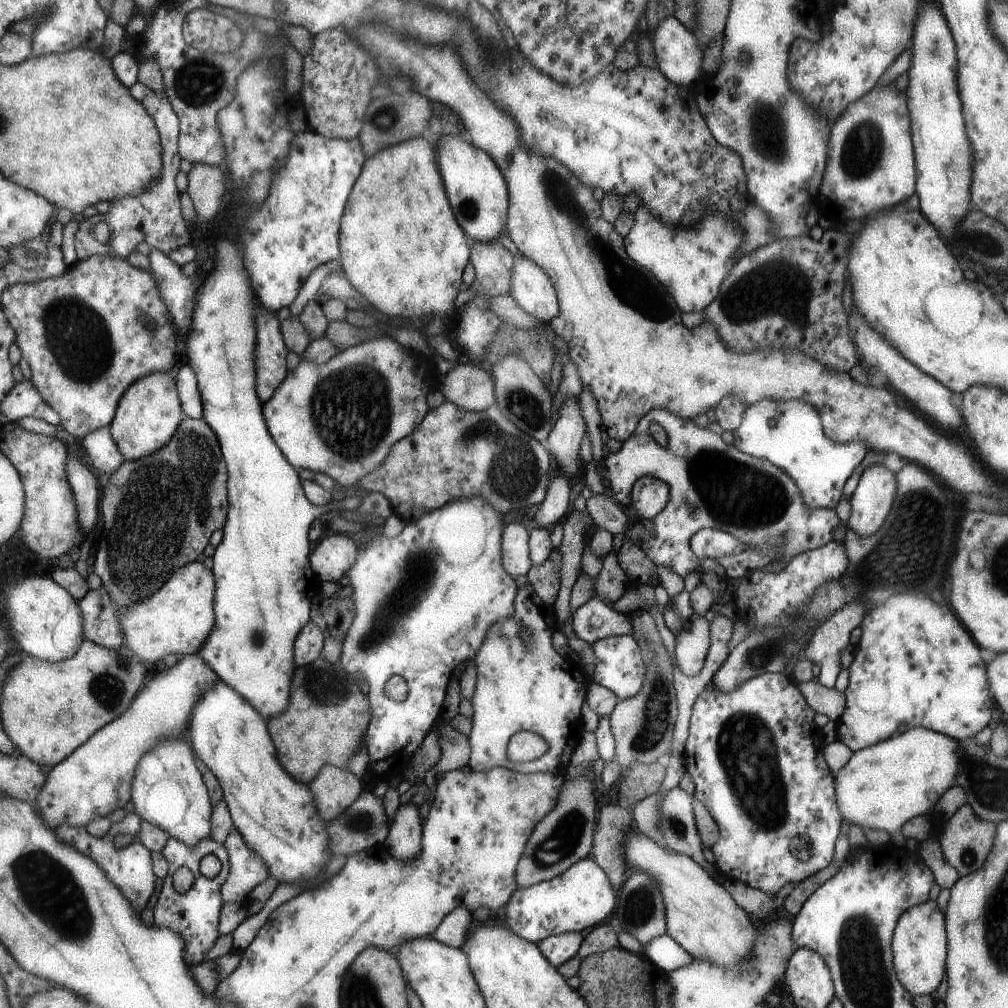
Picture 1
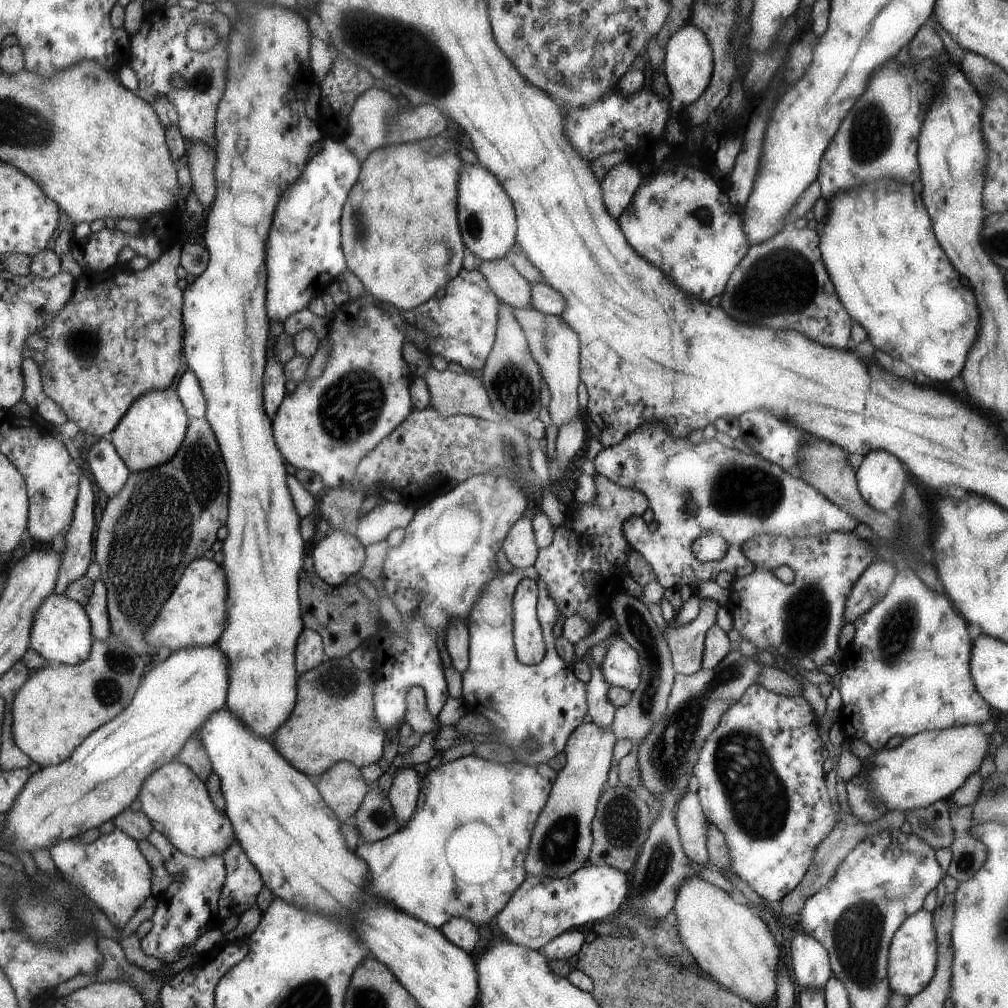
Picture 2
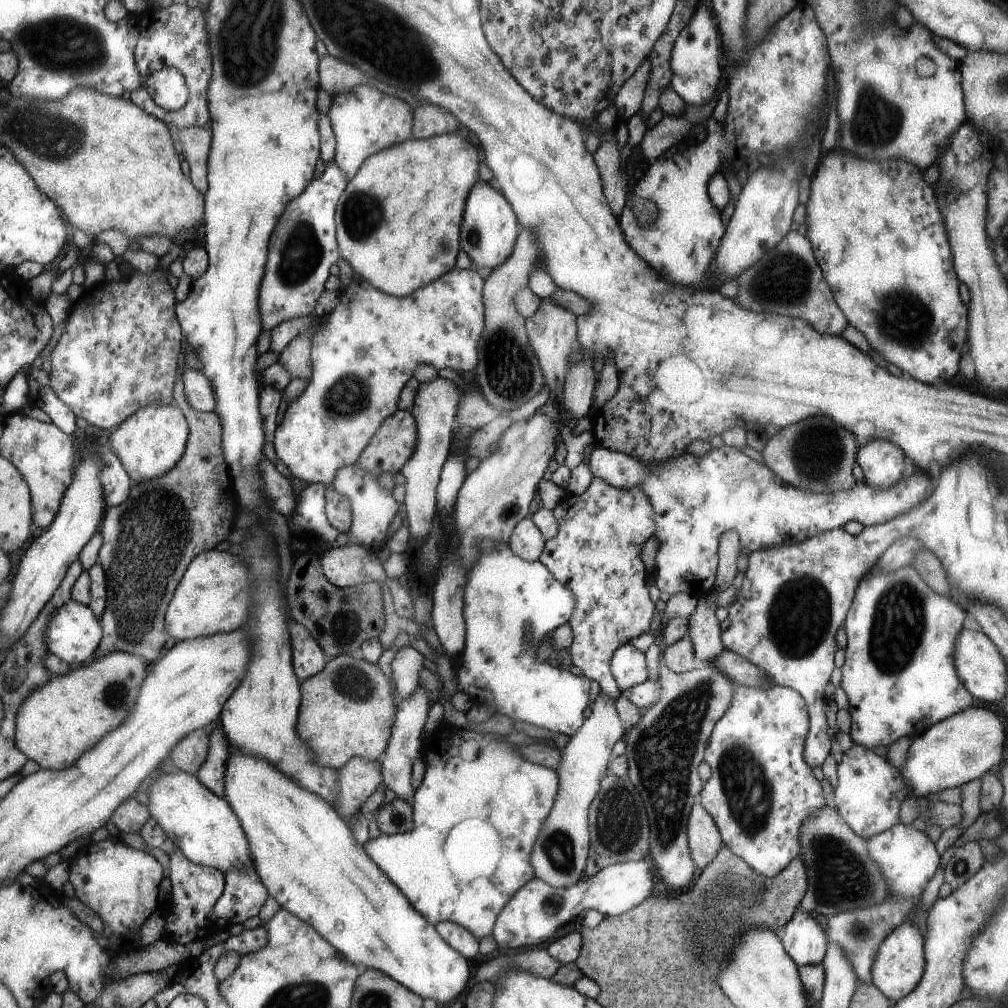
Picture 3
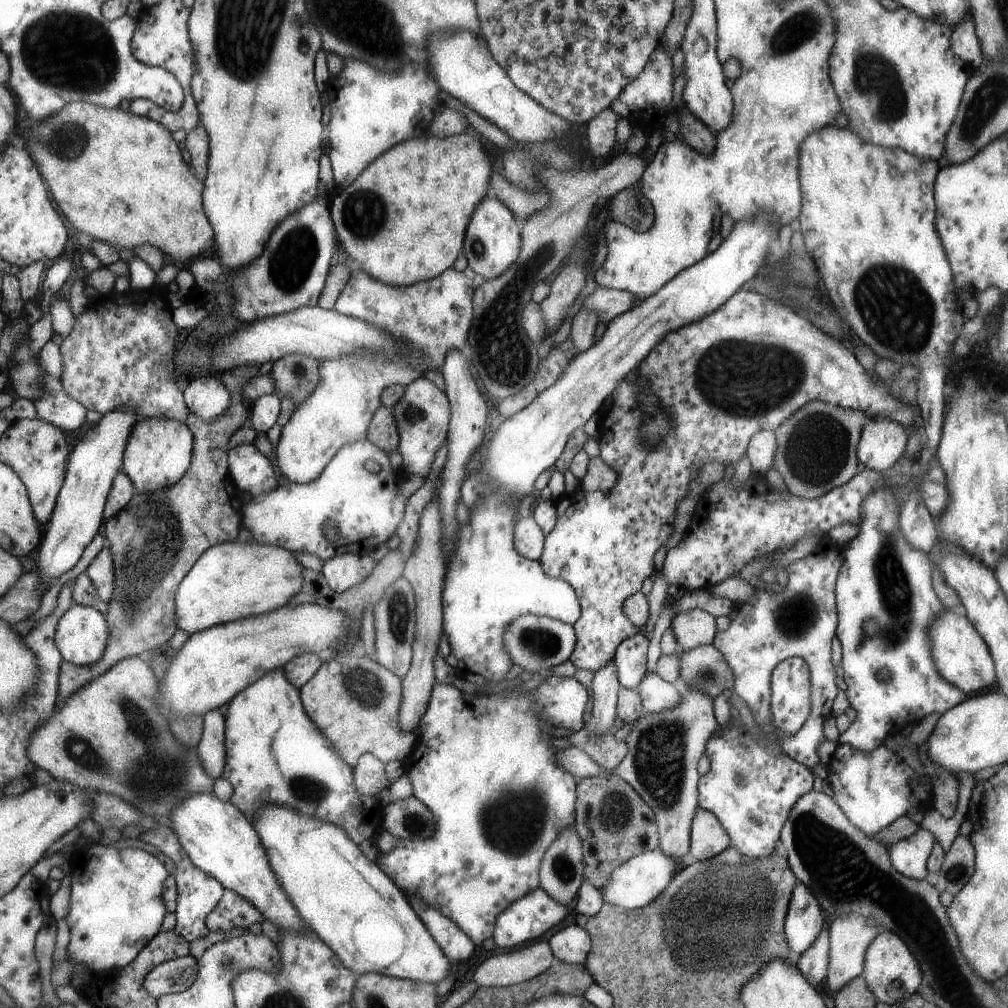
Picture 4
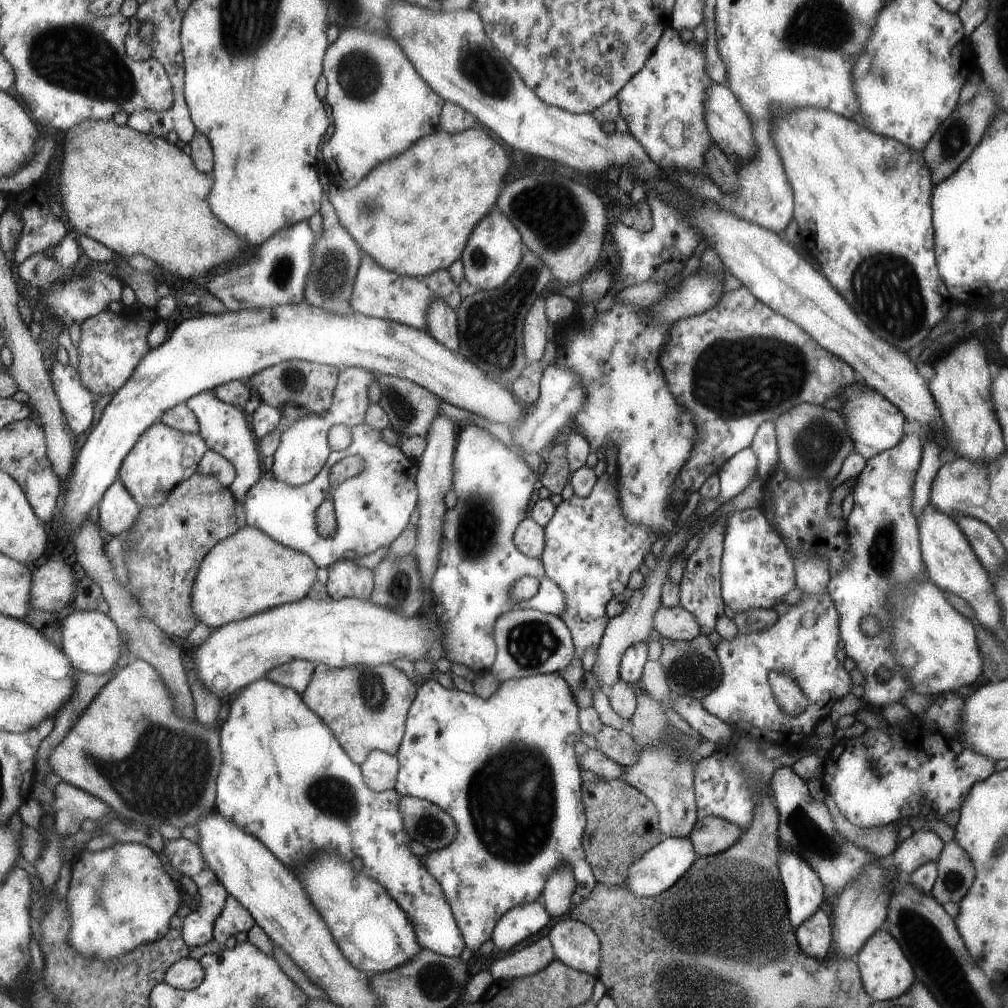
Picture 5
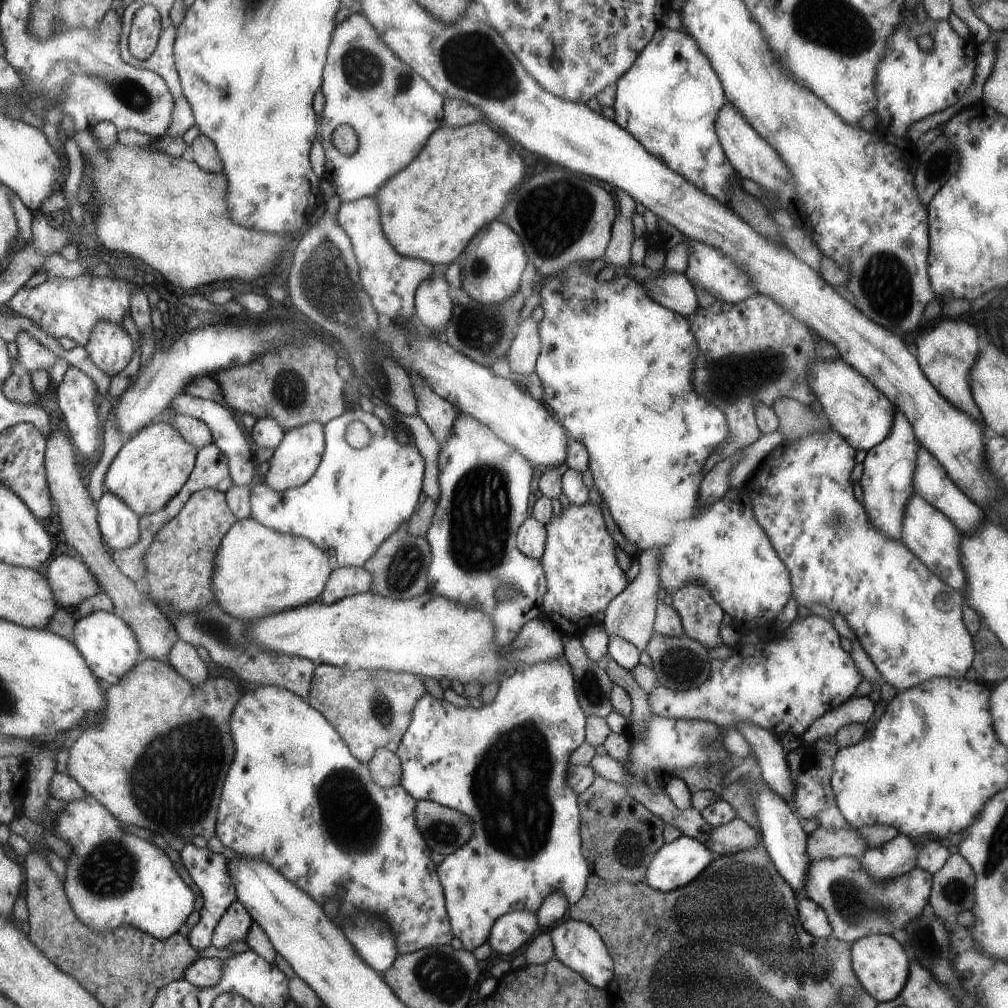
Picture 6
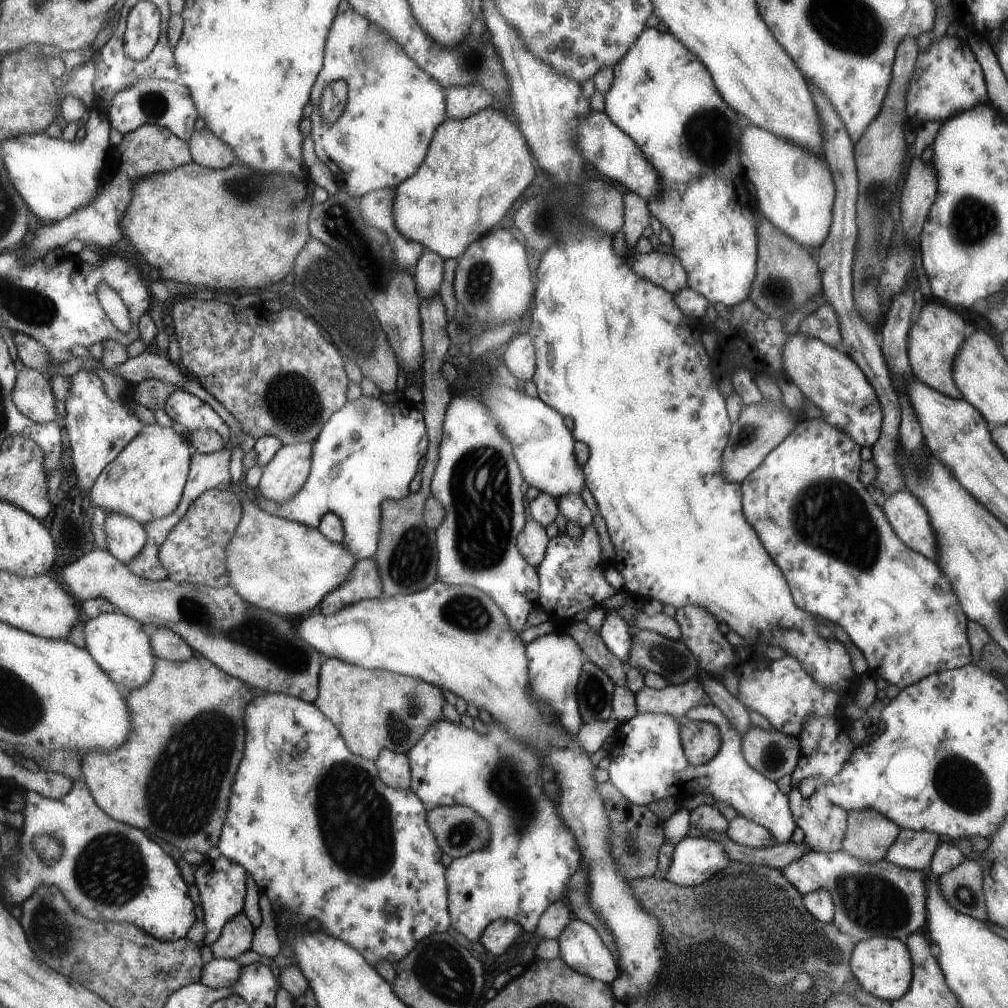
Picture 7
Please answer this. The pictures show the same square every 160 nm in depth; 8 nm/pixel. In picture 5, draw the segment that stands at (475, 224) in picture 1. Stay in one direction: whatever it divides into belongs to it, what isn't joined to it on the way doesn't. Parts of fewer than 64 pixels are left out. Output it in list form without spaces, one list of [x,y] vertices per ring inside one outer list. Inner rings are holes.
[[[495,208],[479,222],[478,227],[471,234],[466,251],[463,252],[461,260],[464,265],[465,280],[477,290],[495,290],[503,286],[519,268],[525,249],[522,233],[513,224],[513,220],[500,209]]]

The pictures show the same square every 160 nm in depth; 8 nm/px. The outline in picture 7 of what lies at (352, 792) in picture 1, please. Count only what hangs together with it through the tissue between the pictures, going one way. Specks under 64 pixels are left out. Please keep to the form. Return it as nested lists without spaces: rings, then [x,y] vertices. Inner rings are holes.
[[[386,749],[376,763],[386,785],[396,789],[411,789],[412,766],[408,754]]]

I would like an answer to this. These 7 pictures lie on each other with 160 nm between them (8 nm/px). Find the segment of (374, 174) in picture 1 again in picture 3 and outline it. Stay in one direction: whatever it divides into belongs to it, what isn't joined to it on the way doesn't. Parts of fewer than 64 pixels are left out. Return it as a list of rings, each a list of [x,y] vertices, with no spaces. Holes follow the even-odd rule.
[[[459,134],[423,140],[413,138],[371,156],[358,176],[349,181],[336,214],[342,258],[350,264],[354,274],[371,280],[381,292],[407,298],[456,268],[462,248],[461,224],[465,206],[471,190],[480,180],[479,166],[481,158],[477,146]]]

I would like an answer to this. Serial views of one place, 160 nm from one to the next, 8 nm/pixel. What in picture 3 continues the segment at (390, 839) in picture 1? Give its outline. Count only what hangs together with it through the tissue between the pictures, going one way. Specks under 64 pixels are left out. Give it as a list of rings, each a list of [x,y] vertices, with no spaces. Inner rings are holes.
[[[423,684],[407,700],[400,699],[398,703],[394,733],[390,739],[390,746],[387,748],[385,759],[382,762],[382,770],[388,790],[393,791],[399,799],[405,800],[405,802],[413,802],[418,789],[413,788],[411,772],[413,772],[413,762],[422,759],[424,754],[421,736],[423,736],[423,728],[427,724],[427,716],[429,716],[429,710],[431,710],[433,703],[431,688],[423,688]]]

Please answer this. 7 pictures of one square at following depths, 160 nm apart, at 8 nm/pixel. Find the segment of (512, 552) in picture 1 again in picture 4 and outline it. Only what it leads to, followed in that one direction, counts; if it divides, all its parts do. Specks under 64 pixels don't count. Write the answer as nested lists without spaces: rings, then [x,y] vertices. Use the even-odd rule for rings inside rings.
[[[534,517],[521,518],[515,533],[515,545],[523,557],[540,561],[543,555],[543,530]]]

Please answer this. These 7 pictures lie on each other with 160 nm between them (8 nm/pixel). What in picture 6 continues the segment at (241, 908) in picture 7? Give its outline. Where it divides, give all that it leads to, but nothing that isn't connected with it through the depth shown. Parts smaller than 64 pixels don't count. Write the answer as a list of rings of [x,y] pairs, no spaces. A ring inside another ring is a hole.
[[[188,841],[181,851],[181,858],[183,865],[192,876],[194,883],[200,889],[204,898],[204,907],[193,921],[188,936],[194,948],[200,951],[213,945],[212,939],[219,922],[229,911],[231,904],[234,904],[235,900],[239,899],[239,896],[237,888],[235,888],[235,881],[231,878],[229,868],[227,868],[227,858],[223,854],[211,852],[209,848],[206,848],[200,842]]]

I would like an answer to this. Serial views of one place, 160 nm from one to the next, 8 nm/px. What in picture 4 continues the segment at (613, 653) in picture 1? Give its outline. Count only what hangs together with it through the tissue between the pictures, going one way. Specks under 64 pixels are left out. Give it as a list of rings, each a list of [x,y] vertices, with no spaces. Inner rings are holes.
[[[637,632],[624,639],[614,651],[613,660],[620,687],[636,689],[641,683],[646,671],[648,641],[649,637]]]

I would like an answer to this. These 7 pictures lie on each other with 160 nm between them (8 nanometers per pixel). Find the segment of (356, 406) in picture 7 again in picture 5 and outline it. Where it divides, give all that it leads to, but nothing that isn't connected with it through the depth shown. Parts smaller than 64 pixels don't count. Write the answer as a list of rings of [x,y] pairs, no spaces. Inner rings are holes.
[[[361,424],[353,427],[352,430],[354,435],[353,444],[347,450],[331,452],[323,471],[314,480],[302,486],[294,486],[287,484],[287,482],[282,482],[276,477],[272,480],[263,478],[249,490],[244,503],[244,513],[249,526],[259,528],[267,536],[271,536],[273,540],[277,540],[277,542],[281,542],[281,544],[285,544],[289,548],[309,554],[319,568],[329,569],[341,556],[347,556],[347,554],[345,555],[346,552],[354,552],[357,556],[363,557],[375,552],[375,550],[379,550],[382,546],[390,547],[405,532],[405,528],[414,523],[418,508],[417,462],[413,458],[409,458],[401,448],[387,444],[383,440],[381,432],[371,428],[369,424]],[[353,455],[362,458],[365,462],[365,468],[353,478],[331,487],[331,468],[343,458]],[[327,498],[329,500],[333,498],[337,514],[337,532],[333,536],[321,536],[319,530],[317,530],[317,510]]]

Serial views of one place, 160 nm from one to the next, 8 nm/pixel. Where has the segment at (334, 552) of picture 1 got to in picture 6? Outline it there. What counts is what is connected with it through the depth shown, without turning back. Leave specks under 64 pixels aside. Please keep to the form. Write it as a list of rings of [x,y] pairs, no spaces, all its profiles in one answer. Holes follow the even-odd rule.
[[[338,567],[331,572],[320,600],[326,604],[372,591],[374,576],[364,567]]]

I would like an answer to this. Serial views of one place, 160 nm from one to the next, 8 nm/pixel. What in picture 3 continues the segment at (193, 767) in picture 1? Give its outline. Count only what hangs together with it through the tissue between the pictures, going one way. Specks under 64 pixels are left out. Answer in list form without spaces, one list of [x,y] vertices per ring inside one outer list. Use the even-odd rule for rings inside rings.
[[[169,767],[153,777],[148,790],[151,816],[191,862],[217,868],[225,875],[231,870],[257,871],[239,816],[226,799],[211,792],[197,776]]]

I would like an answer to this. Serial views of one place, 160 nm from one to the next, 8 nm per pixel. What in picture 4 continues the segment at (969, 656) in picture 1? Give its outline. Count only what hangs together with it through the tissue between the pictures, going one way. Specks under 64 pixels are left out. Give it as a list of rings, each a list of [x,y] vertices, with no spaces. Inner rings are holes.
[[[901,456],[887,471],[882,474],[883,487],[878,491],[874,491],[862,501],[862,509],[860,510],[860,522],[857,526],[857,534],[855,538],[847,542],[847,547],[844,552],[845,556],[842,561],[841,571],[838,573],[837,583],[834,587],[834,594],[836,597],[837,612],[838,612],[838,638],[841,643],[841,667],[843,668],[843,681],[847,688],[845,688],[845,695],[847,701],[849,701],[850,707],[855,711],[856,718],[851,722],[851,725],[843,734],[837,738],[837,743],[846,743],[853,745],[860,752],[869,753],[875,748],[878,748],[883,744],[886,736],[892,736],[899,734],[899,731],[907,725],[917,725],[926,715],[930,713],[945,713],[948,709],[955,707],[958,703],[962,703],[965,699],[963,695],[954,685],[945,681],[942,676],[939,676],[938,670],[934,668],[934,661],[931,661],[930,656],[930,640],[927,637],[926,630],[930,627],[931,620],[934,620],[945,609],[942,606],[942,602],[938,600],[937,594],[934,593],[932,584],[932,566],[929,553],[922,552],[921,549],[915,549],[912,547],[904,537],[899,524],[900,504],[896,495],[902,492],[902,487],[908,482],[908,475],[913,469],[912,460],[907,456]],[[873,618],[879,626],[879,632],[876,636],[865,636],[861,631],[861,624],[863,620]],[[879,668],[887,668],[889,670],[889,682],[881,682],[877,680],[875,672]]]

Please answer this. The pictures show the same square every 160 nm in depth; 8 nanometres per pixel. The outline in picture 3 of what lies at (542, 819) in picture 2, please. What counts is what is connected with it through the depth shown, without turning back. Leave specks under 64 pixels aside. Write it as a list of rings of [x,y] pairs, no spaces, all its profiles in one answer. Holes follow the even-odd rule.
[[[599,689],[596,692],[591,714],[559,750],[559,768],[556,771],[559,776],[558,793],[547,820],[543,820],[541,834],[531,854],[536,877],[554,888],[567,888],[583,877],[590,846],[588,808],[598,794],[601,770],[605,770],[611,746],[623,734],[622,722],[619,722],[618,712],[615,712],[615,702],[601,694]]]

